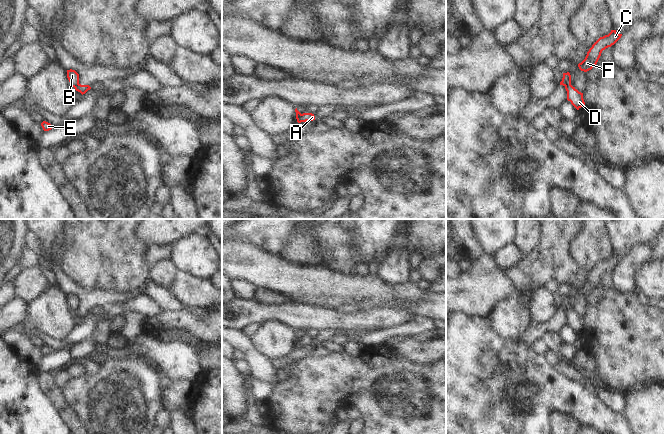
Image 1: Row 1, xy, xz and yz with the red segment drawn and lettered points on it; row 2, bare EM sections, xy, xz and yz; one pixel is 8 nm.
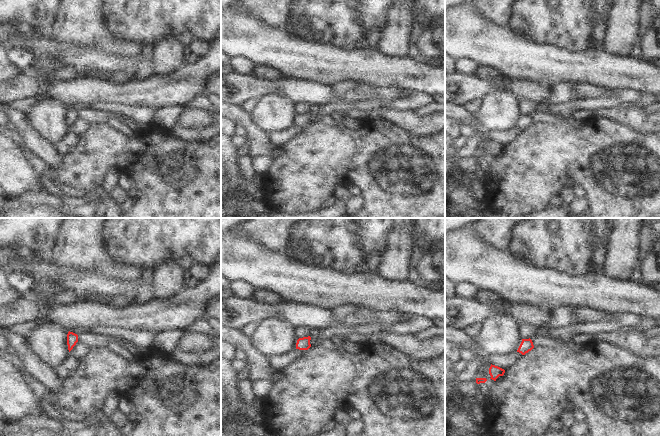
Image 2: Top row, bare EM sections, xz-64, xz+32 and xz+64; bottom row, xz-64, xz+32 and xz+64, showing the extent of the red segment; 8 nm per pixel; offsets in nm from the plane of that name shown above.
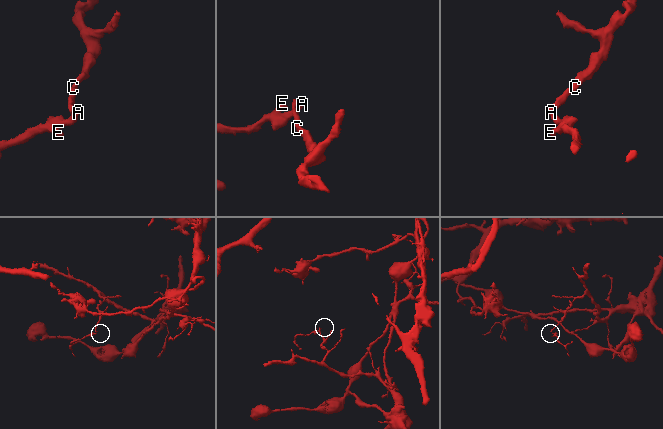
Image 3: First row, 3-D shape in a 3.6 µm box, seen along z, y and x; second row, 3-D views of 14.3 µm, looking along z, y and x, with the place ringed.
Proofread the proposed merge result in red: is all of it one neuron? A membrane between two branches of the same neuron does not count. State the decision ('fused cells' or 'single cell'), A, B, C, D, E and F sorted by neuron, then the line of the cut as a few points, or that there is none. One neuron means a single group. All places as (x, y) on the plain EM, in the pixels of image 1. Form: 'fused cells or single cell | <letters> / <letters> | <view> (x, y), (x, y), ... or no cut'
fused cells | A D E / B C F | yz (570, 308), (565, 310)

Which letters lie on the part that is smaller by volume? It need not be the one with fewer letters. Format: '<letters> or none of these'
A, D, E

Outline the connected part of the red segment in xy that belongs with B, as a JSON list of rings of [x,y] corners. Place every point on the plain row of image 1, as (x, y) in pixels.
[[[67,294],[67,302],[72,311],[77,311],[79,309],[79,298],[75,294]]]

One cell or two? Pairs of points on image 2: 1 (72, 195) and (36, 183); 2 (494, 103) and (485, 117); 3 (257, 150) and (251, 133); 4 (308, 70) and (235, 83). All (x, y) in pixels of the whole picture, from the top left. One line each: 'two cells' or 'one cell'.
1: two cells
2: one cell
3: one cell
4: two cells

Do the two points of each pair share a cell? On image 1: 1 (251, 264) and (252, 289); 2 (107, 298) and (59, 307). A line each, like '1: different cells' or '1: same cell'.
1: different cells
2: different cells

